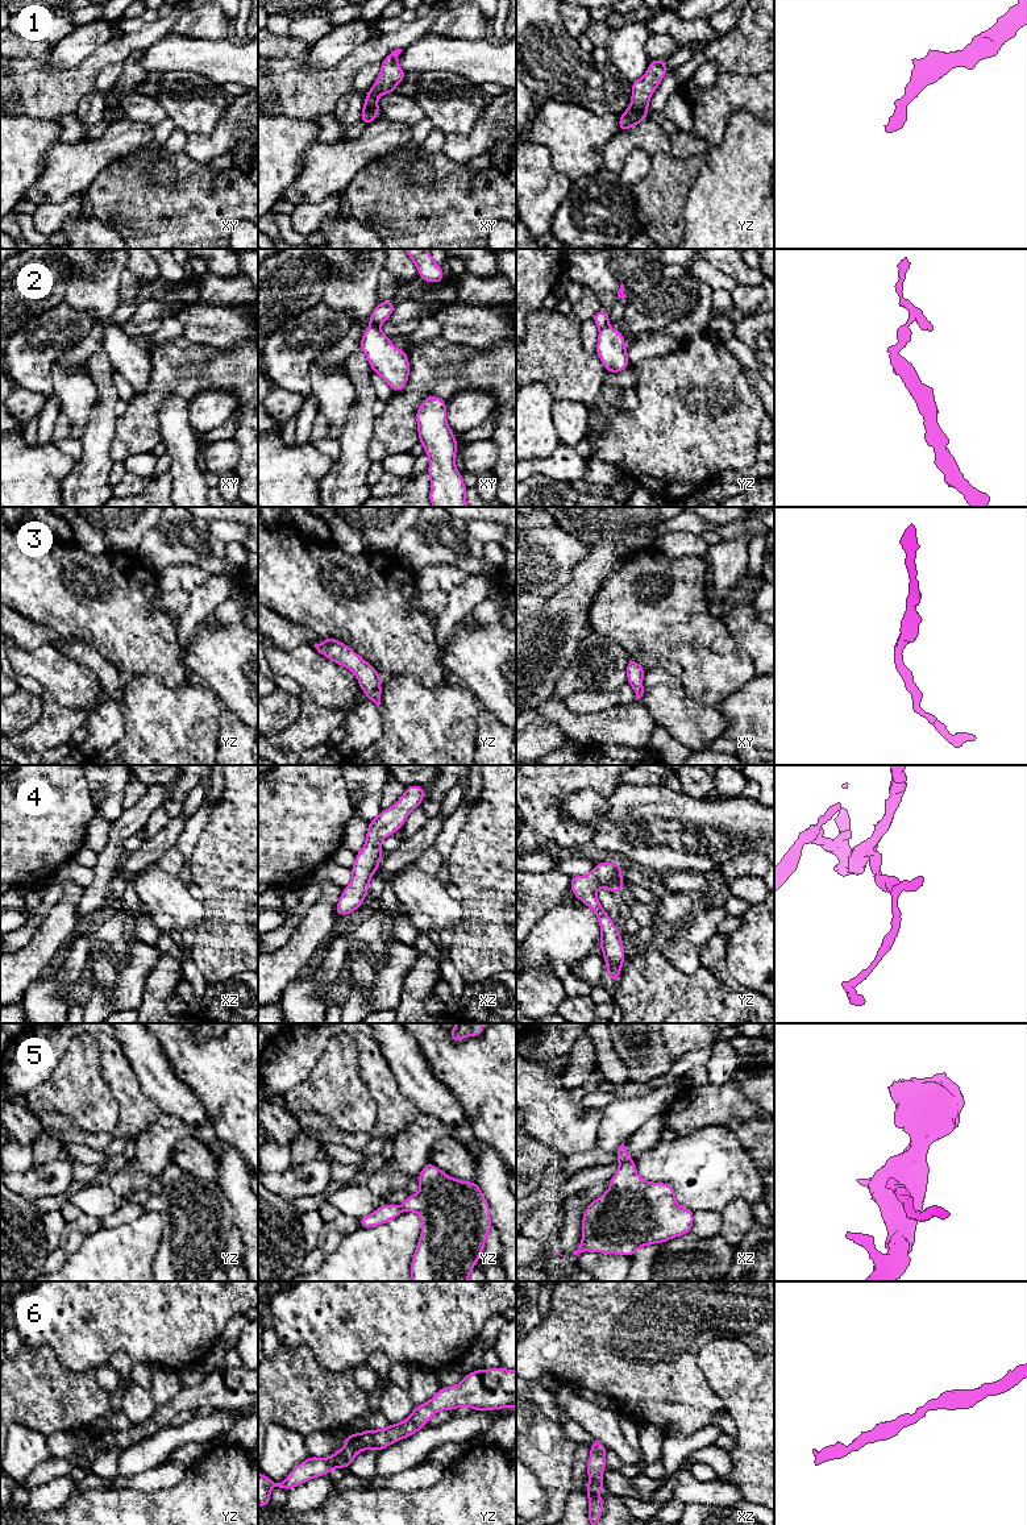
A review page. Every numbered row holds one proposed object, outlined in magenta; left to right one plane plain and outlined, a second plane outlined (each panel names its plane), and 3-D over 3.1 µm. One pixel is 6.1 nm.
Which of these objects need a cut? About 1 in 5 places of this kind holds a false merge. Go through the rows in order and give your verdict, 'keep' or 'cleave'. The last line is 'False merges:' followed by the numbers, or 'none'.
1: keep
2: cleave
3: keep
4: keep
5: keep
6: keep
False merges: 2

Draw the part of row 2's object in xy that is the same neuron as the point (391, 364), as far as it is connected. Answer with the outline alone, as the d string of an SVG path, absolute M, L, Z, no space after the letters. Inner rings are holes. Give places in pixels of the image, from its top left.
M370 325L362 332L359 349L366 354L371 371L378 373L394 392L406 387L409 377L407 352L394 346L379 327Z

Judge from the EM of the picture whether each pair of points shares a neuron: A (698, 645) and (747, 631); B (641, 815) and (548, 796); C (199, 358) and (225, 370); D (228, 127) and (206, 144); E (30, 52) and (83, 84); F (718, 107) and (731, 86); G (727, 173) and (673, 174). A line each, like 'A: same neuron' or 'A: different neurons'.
A: different neurons
B: different neurons
C: same neuron
D: same neuron
E: different neurons
F: same neuron
G: different neurons

